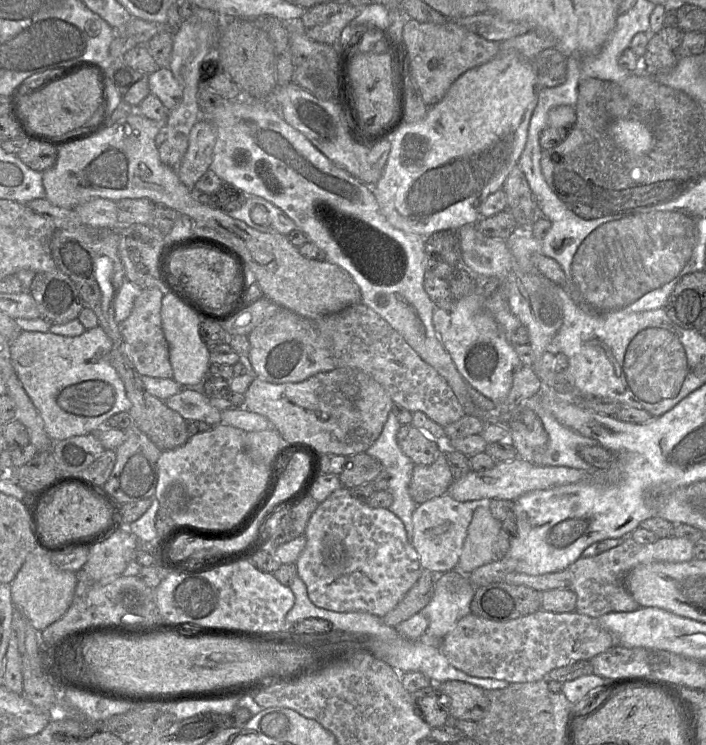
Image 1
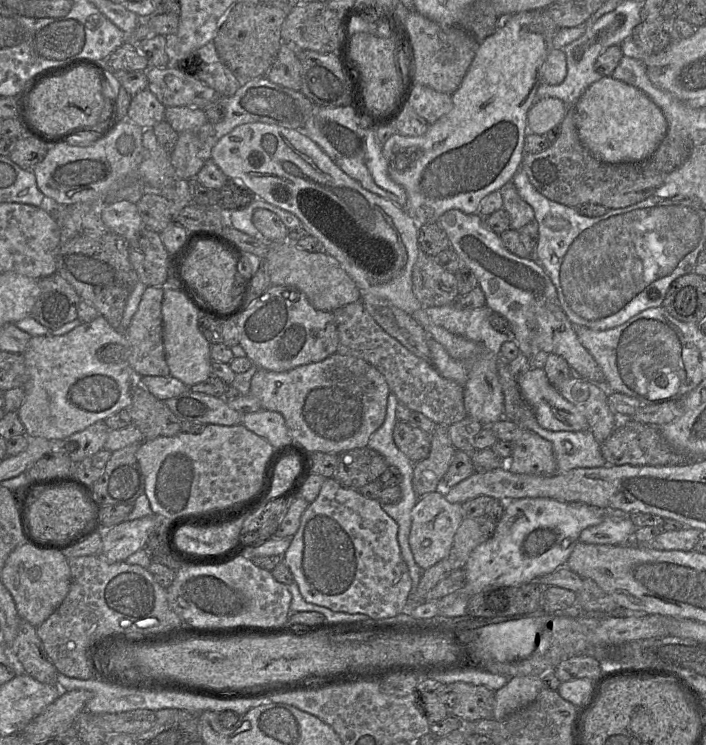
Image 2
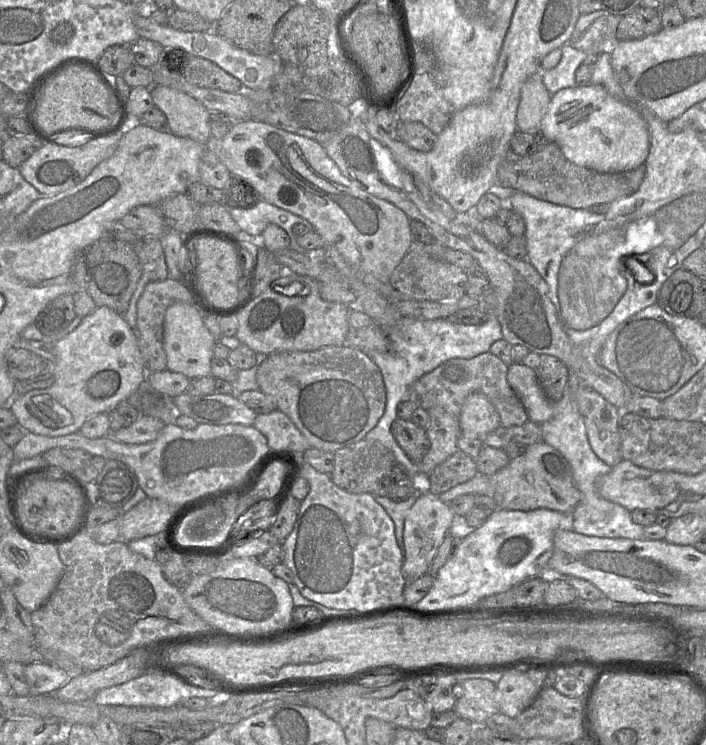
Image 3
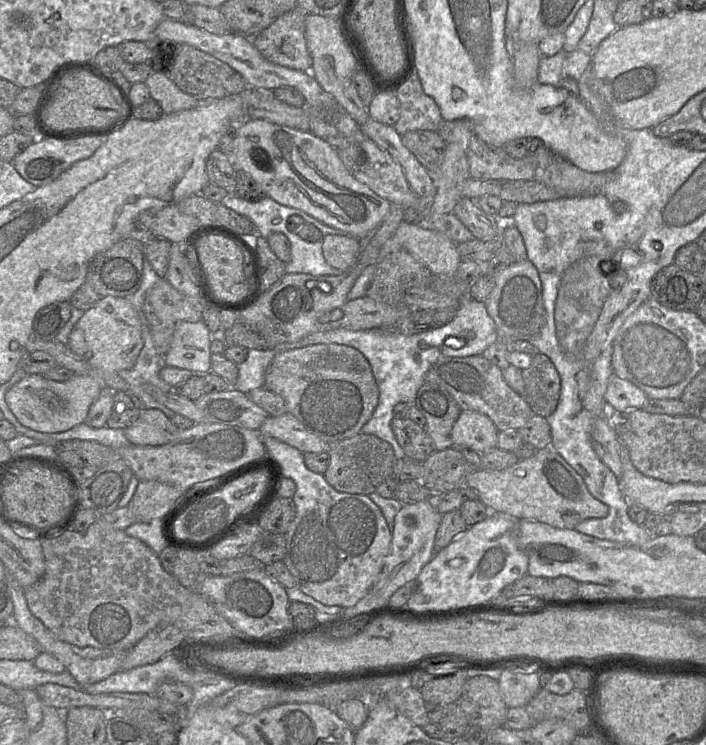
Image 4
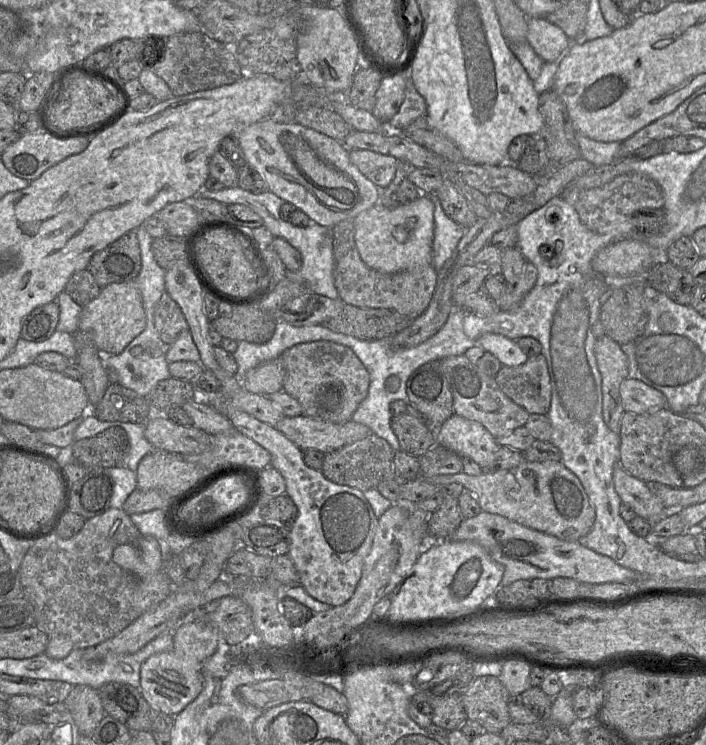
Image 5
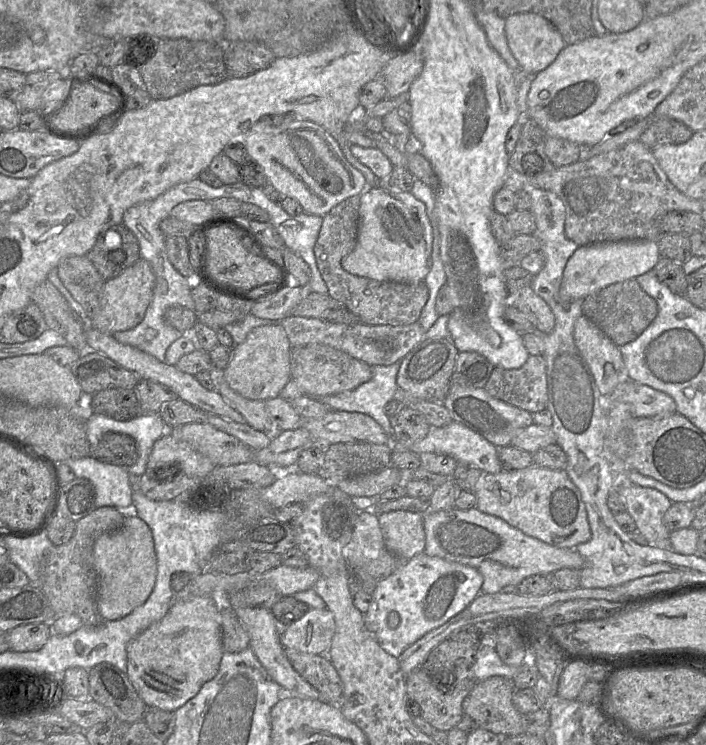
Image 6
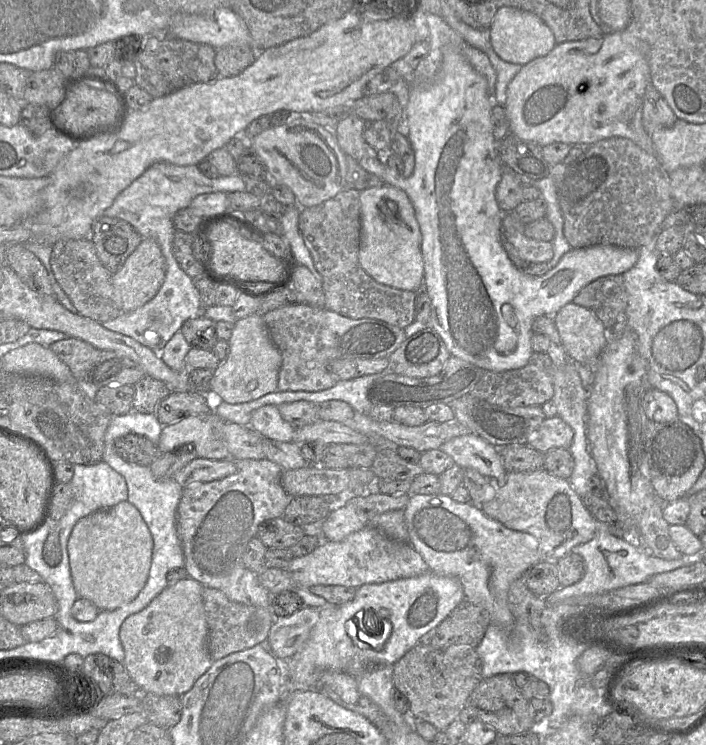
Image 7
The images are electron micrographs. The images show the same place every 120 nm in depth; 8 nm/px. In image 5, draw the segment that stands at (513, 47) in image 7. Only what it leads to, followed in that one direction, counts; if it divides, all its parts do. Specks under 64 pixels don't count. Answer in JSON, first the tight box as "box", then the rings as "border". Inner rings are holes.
{"box":[526,17,570,62],"border":[[[546,17],[527,19],[526,41],[545,62],[554,62],[570,45],[570,38]]]}

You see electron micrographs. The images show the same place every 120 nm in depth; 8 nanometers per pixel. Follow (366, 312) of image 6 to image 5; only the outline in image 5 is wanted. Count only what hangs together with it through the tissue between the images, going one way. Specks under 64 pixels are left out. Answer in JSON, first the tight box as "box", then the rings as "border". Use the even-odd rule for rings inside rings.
{"box":[331,220,437,320],"border":[[[343,220],[331,228],[335,267],[334,284],[339,298],[359,308],[384,308],[414,320],[428,308],[433,297],[437,271],[432,265],[414,267],[396,273],[381,273],[369,268],[361,259],[355,243],[354,220]]]}

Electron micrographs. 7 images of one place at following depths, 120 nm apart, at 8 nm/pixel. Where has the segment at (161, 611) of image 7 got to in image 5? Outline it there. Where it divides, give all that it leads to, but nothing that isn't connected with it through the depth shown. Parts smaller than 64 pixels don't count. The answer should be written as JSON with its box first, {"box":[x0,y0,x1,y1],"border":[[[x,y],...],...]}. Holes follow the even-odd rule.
{"box":[141,621,219,716],"border":[[[191,621],[173,633],[170,651],[149,657],[141,667],[142,696],[157,712],[176,716],[193,702],[204,688],[202,665],[219,648],[219,633],[206,621]]]}

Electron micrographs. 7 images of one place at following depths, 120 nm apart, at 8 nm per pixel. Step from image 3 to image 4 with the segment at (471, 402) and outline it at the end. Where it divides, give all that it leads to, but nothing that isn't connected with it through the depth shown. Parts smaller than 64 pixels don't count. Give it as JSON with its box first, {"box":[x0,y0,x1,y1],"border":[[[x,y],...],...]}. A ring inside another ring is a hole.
{"box":[451,411,498,453],"border":[[[461,411],[451,439],[454,447],[467,447],[484,453],[497,447],[498,430],[492,420],[475,411]]]}

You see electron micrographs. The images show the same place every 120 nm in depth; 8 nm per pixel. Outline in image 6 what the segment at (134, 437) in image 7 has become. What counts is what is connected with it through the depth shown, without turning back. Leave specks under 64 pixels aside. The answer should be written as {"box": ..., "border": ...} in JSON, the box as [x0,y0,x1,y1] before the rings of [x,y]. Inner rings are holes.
{"box":[91,431,138,468],"border":[[[121,431],[105,433],[91,456],[112,465],[130,468],[138,460],[138,449],[135,439]]]}

